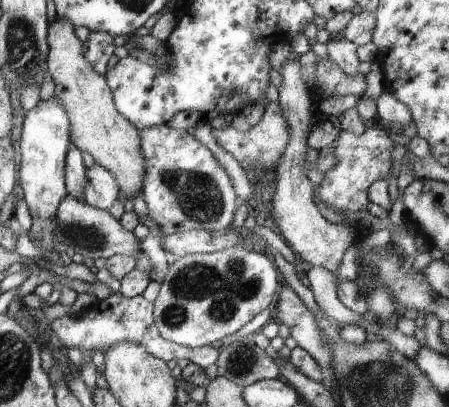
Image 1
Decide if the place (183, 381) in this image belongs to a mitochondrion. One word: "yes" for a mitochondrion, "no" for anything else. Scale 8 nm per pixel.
no

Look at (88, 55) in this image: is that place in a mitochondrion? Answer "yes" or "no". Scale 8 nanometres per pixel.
no

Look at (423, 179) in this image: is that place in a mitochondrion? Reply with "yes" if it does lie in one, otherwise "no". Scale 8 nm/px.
no

